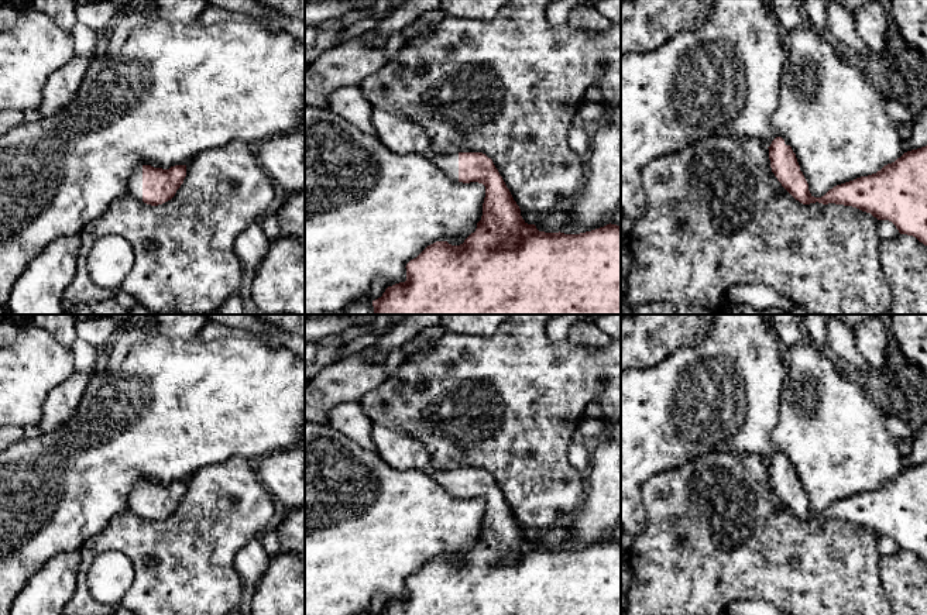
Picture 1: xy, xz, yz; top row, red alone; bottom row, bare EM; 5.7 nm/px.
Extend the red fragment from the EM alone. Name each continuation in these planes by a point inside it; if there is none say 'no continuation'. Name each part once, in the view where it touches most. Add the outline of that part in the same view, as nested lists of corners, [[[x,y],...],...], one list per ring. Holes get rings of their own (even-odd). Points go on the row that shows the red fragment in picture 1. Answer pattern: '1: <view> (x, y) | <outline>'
1: xy (136, 179) | [[[138,165],[130,176],[128,190],[135,199],[143,200],[143,165]]]

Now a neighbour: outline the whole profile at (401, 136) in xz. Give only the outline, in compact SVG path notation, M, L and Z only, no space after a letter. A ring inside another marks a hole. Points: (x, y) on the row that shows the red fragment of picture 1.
M371 107L375 137L395 155L430 155L425 128L412 120L378 107Z

